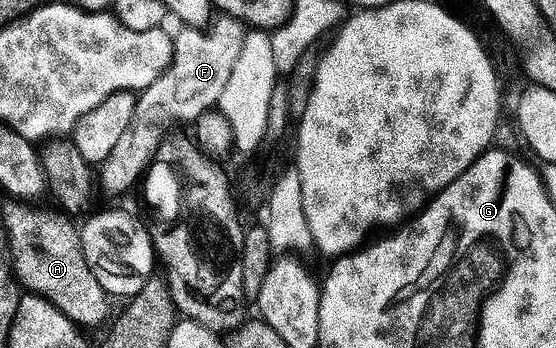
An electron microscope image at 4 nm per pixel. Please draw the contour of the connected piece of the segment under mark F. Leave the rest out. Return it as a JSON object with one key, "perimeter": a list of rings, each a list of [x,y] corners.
{"perimeter":[[[222,16],[219,19],[209,27],[210,32],[187,26],[179,34],[177,32],[171,67],[152,86],[139,93],[132,123],[128,124],[127,131],[112,150],[112,155],[101,163],[98,172],[101,193],[102,190],[110,196],[126,193],[145,177],[149,166],[157,158],[164,140],[164,130],[178,122],[197,123],[203,115],[219,105],[248,33],[241,19],[231,16]]]}

